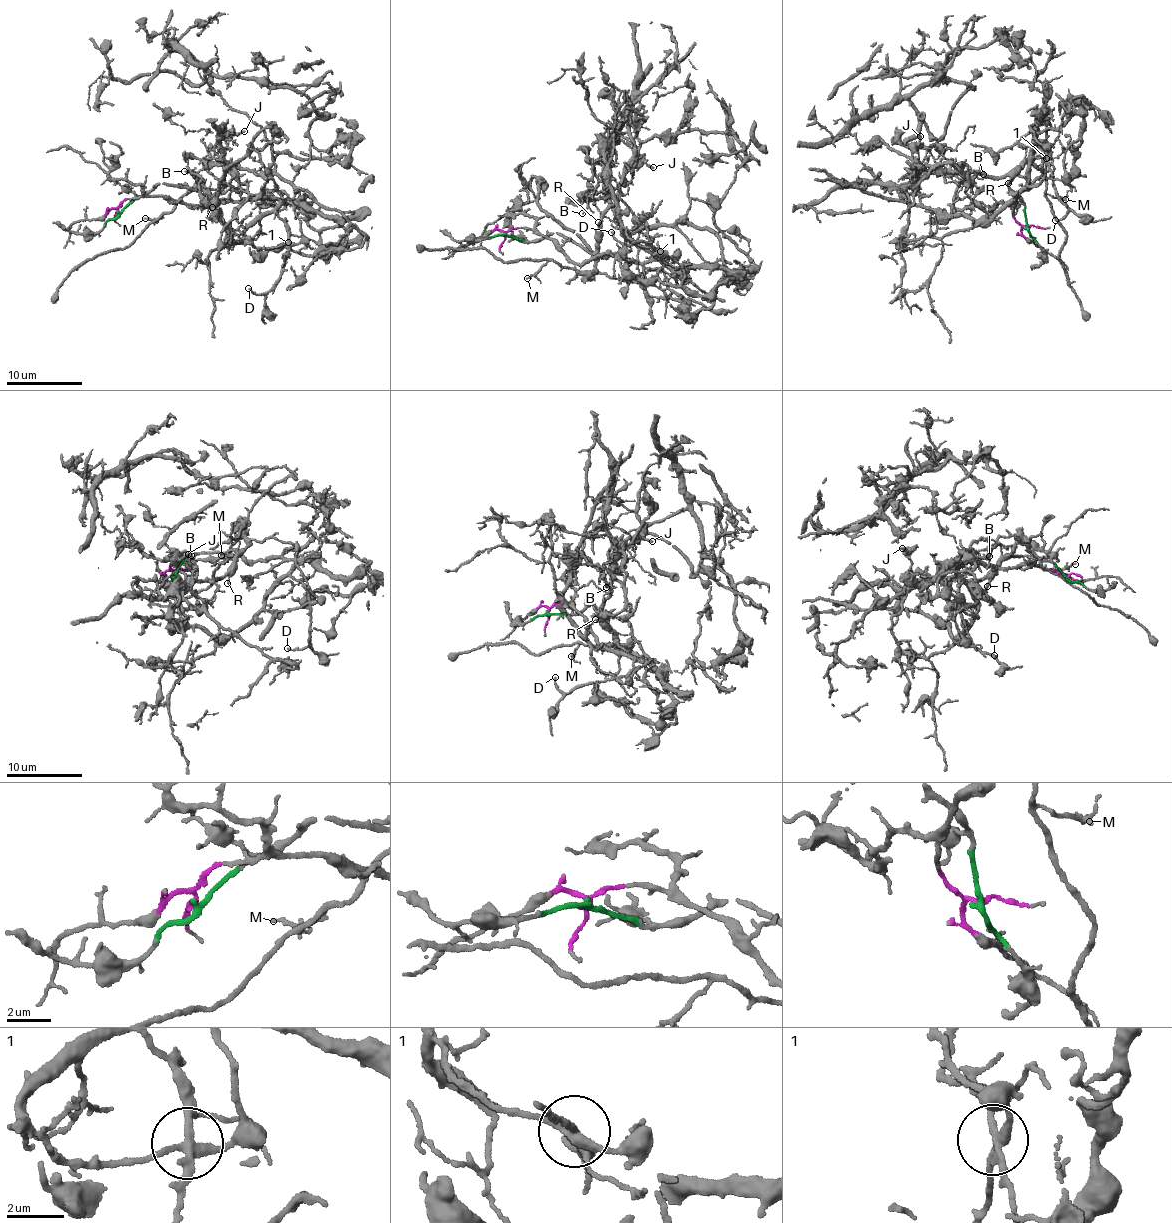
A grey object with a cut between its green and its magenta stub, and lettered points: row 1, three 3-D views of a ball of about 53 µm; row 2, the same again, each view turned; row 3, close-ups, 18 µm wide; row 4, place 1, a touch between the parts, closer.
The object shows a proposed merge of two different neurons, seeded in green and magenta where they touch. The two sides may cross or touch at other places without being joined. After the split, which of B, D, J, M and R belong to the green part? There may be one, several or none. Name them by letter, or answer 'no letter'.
B, J, M, R

